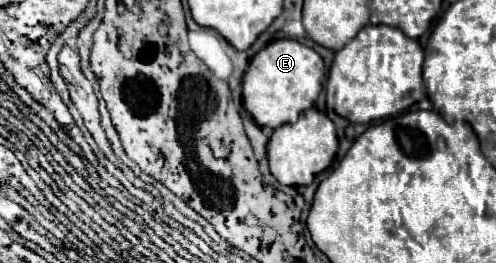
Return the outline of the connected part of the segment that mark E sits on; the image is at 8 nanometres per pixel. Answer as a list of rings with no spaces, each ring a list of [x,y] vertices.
[[[277,39],[261,49],[249,63],[243,77],[243,107],[261,127],[277,129],[285,123],[295,123],[299,113],[315,105],[323,77],[325,65],[317,51],[293,39]]]

